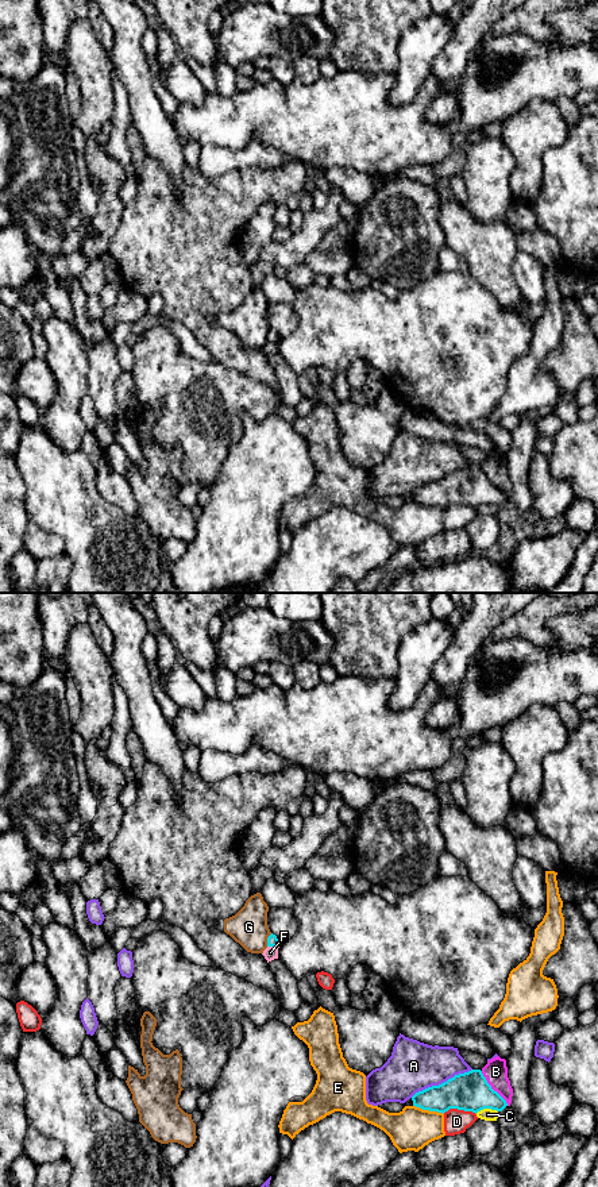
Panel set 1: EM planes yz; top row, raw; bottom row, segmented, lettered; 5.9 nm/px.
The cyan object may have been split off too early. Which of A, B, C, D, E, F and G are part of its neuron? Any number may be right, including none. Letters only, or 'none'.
none

